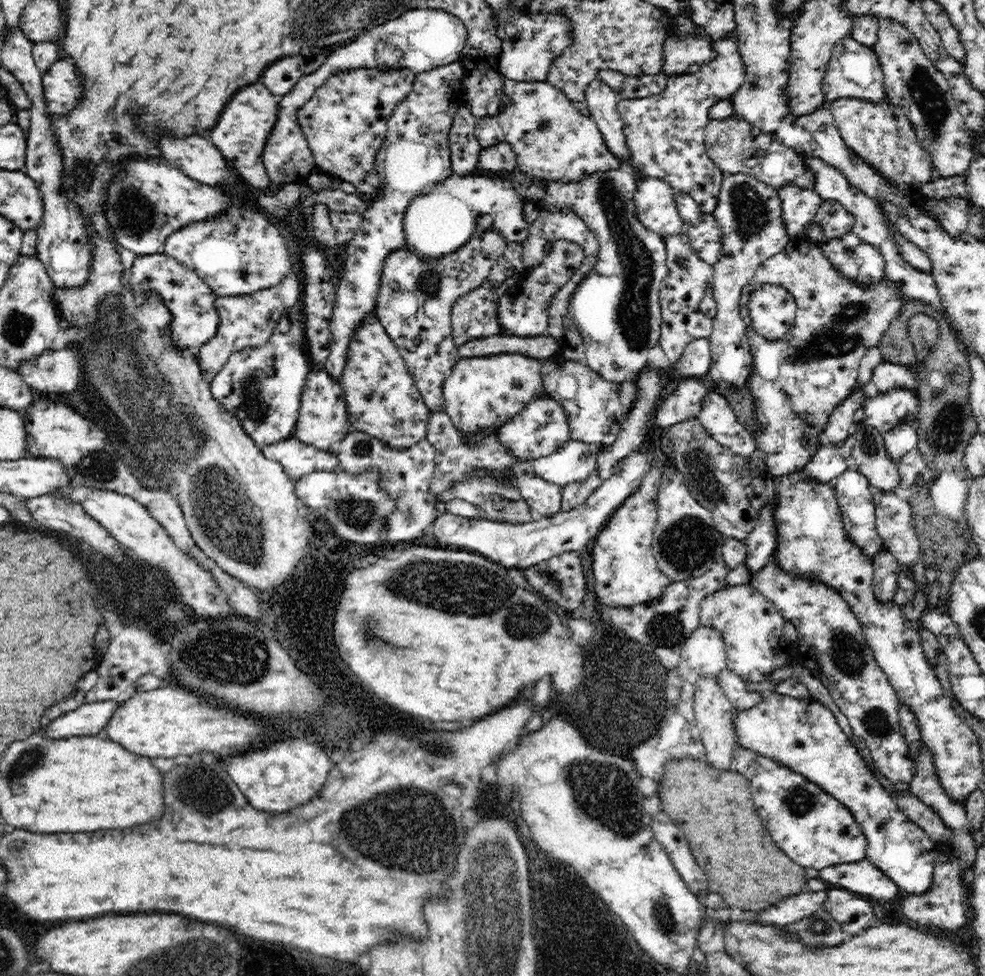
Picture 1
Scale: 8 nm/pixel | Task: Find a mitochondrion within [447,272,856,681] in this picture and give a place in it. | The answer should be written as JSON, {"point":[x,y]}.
{"point":[687,542]}

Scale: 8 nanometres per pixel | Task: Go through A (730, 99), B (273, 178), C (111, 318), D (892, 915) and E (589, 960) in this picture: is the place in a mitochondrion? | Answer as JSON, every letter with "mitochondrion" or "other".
{"A":"other","B":"other","C":"mitochondrion","D":"other","E":"other"}

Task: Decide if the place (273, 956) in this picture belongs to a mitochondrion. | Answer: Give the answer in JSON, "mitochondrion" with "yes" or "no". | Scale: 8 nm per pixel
{"mitochondrion":"no"}

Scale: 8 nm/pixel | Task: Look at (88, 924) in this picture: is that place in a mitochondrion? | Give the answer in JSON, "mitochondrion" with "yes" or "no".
{"mitochondrion":"no"}

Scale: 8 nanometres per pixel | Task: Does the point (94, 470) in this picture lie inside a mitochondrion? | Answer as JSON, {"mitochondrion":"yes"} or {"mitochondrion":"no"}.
{"mitochondrion":"yes"}

